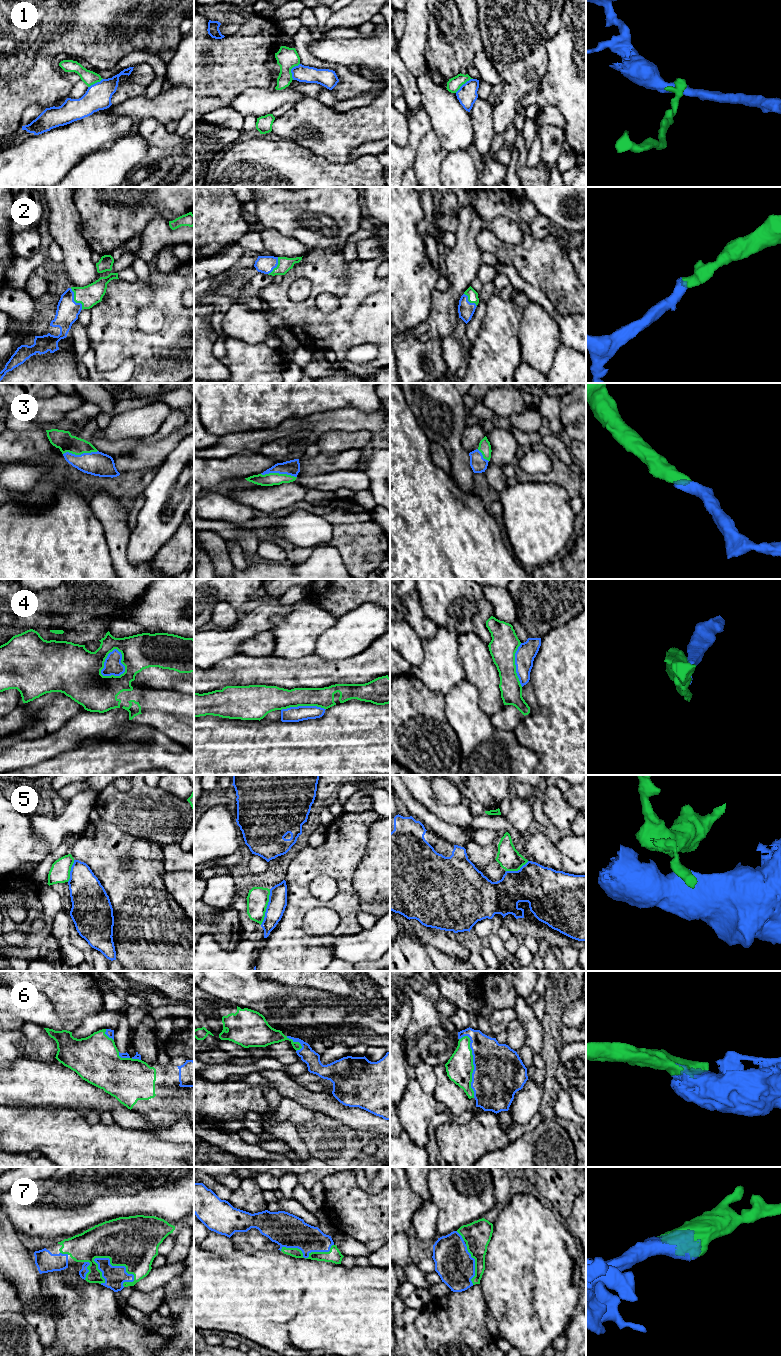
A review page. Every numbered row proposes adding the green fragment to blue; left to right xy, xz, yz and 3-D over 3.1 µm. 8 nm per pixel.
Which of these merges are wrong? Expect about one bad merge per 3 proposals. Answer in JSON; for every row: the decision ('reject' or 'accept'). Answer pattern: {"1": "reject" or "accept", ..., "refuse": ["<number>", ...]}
{"1": "reject", "2": "accept", "3": "accept", "4": "reject", "5": "reject", "6": "accept", "7": "accept", "refuse": ["1", "4", "5"]}

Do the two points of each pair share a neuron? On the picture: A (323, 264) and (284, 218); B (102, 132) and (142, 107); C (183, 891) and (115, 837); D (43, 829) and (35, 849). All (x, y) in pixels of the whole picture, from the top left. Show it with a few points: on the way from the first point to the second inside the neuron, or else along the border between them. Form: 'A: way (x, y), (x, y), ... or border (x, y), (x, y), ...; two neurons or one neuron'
A: border (333, 245), (311, 247), (309, 249); two neurons
B: border (109, 107), (118, 114), (127, 115), (133, 123); two neurons
C: border (161, 875), (166, 890), (172, 896); two neurons
D: border (30, 817), (33, 834), (41, 838), (51, 851); two neurons

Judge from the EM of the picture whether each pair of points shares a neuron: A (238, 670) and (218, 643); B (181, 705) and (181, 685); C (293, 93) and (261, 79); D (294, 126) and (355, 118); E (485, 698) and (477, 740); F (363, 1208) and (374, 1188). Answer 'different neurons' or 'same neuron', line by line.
A: different neurons
B: different neurons
C: different neurons
D: same neuron
E: different neurons
F: different neurons

